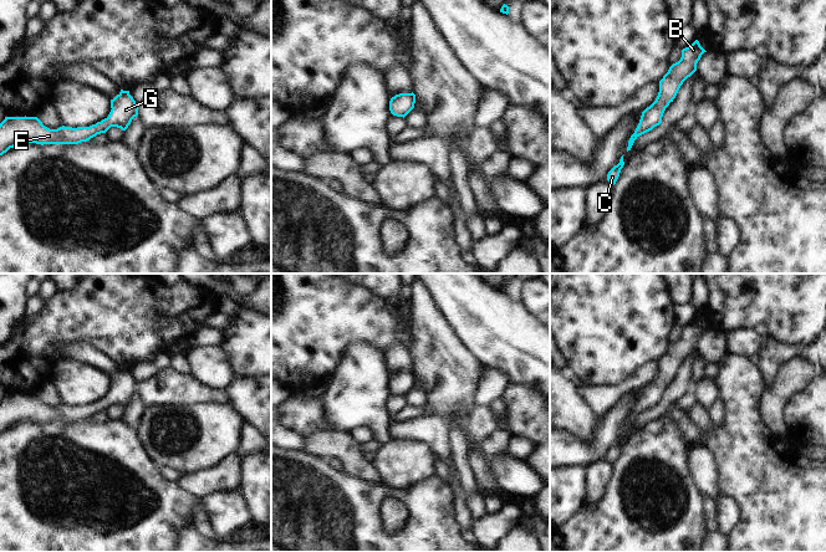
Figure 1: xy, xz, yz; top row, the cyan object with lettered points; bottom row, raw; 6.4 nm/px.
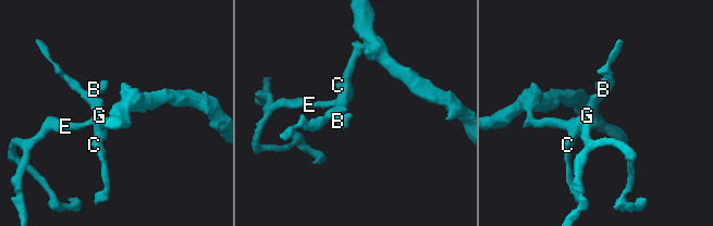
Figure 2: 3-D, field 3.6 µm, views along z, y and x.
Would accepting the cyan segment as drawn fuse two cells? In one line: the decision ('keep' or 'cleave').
keep

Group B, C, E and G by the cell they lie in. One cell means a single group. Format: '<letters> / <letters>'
B C E G

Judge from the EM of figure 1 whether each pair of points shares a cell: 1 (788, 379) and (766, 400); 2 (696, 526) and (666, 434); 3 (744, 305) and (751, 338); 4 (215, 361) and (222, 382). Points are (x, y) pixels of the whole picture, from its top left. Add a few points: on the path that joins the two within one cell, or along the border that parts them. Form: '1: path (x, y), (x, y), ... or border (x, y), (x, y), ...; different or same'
1: path (783, 384), (771, 395); same
2: path (689, 504), (684, 476), (666, 456); same
3: border (753, 330), (737, 330), (727, 337); different
4: path (215, 366), (219, 377); same

